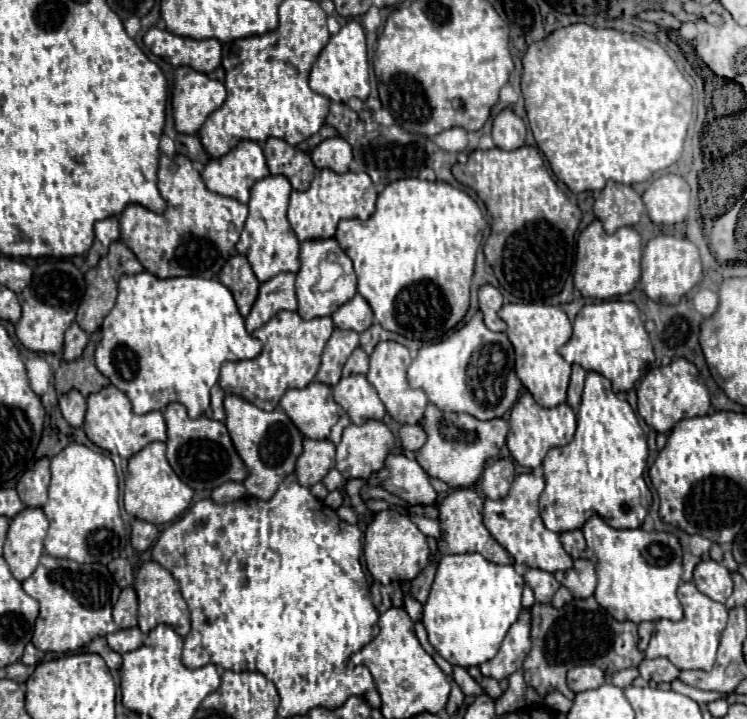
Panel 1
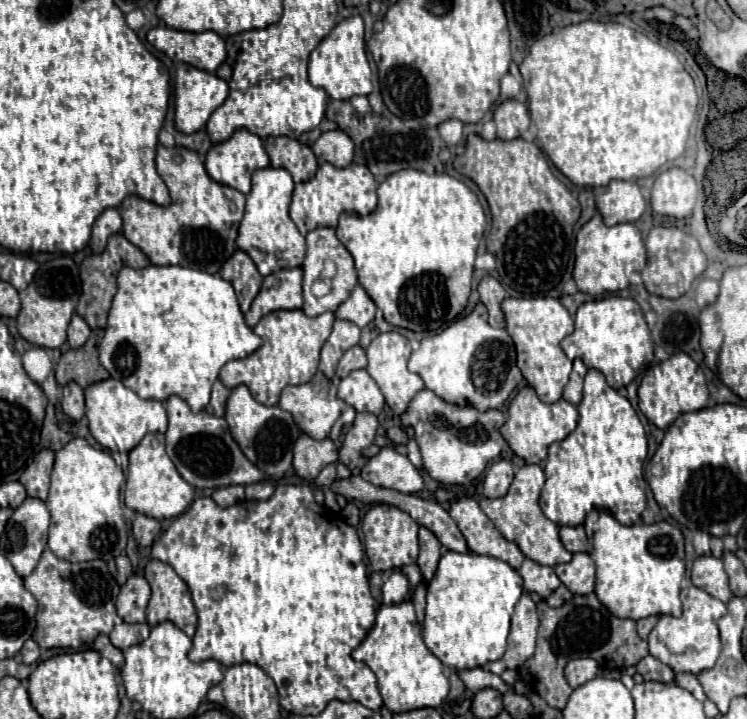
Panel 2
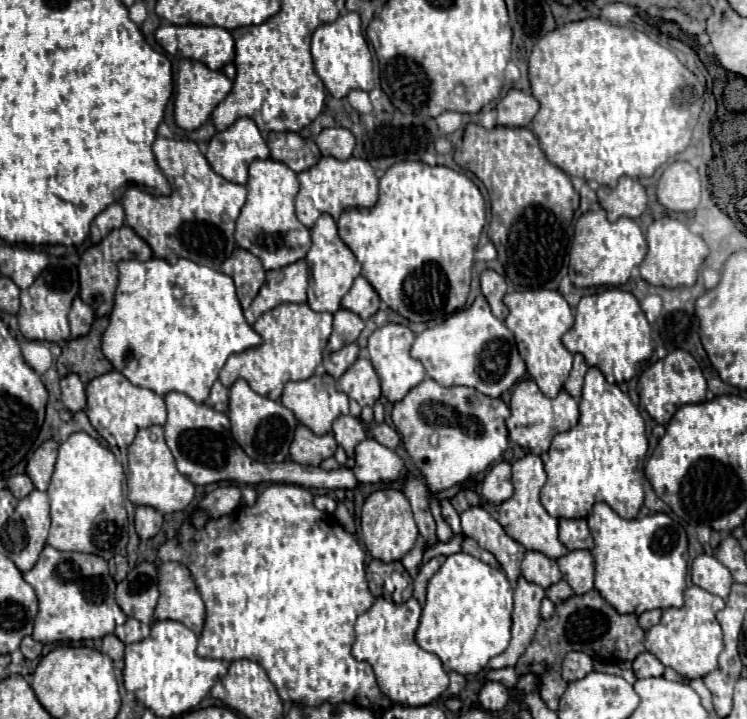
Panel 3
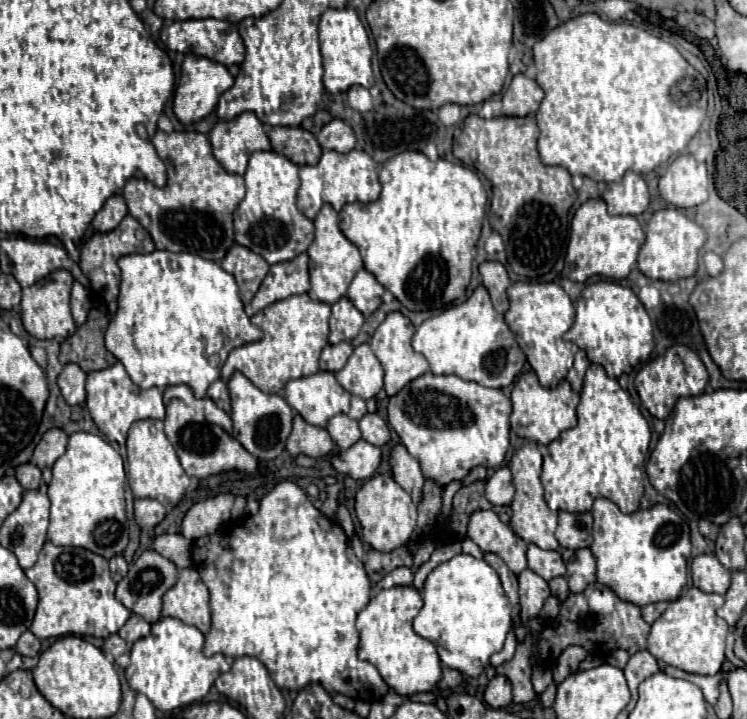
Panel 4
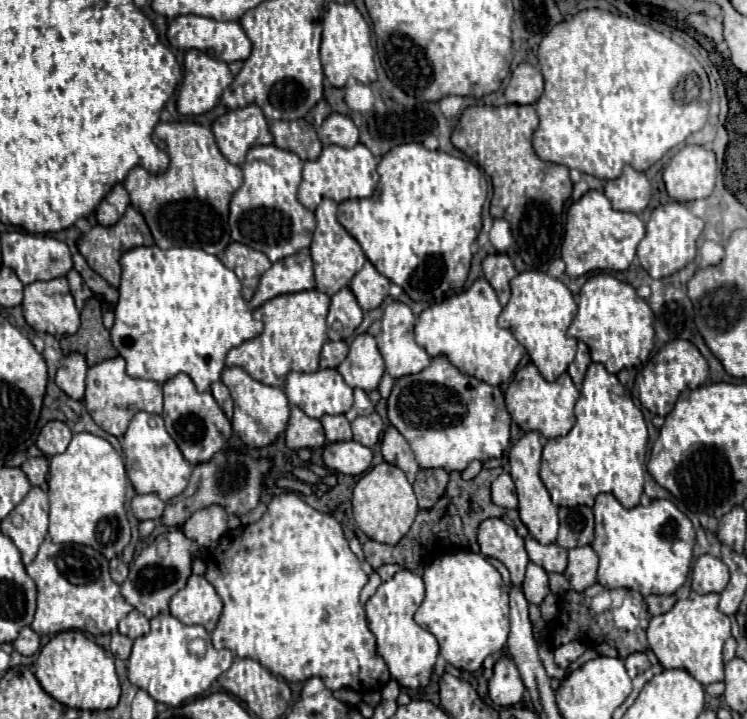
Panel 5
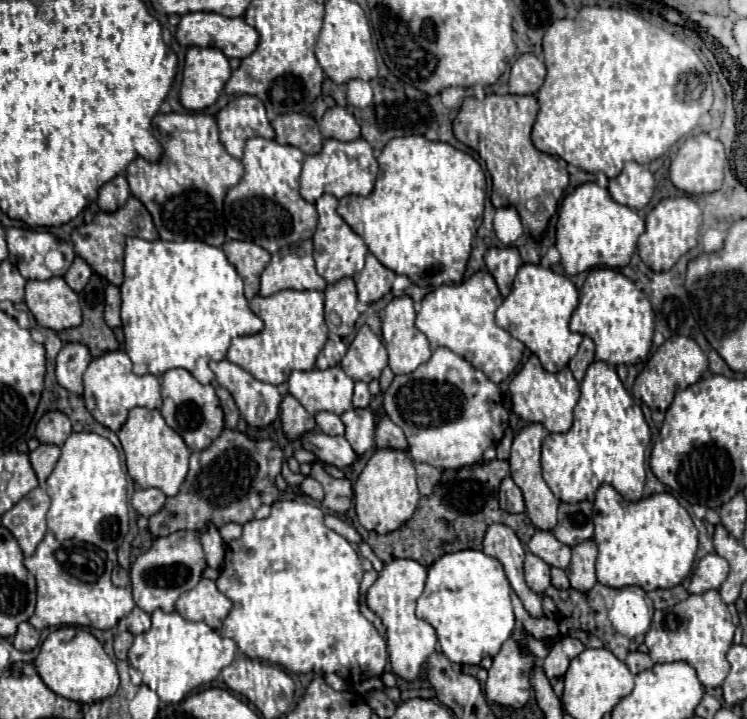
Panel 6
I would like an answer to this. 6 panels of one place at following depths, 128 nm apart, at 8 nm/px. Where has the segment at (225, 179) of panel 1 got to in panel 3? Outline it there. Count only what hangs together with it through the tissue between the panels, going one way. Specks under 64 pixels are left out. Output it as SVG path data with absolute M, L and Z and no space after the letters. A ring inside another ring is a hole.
M240 118L226 130L216 132L206 150L206 158L208 158L210 166L214 168L214 172L224 176L230 182L236 182L236 184L246 184L248 166L254 158L268 158L268 156L270 156L270 150L252 118Z

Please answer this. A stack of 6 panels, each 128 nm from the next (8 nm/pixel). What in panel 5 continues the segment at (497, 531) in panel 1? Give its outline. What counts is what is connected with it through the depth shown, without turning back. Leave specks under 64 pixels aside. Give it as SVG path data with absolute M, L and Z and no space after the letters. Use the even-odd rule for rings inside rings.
M528 432L524 434L510 450L508 454L508 464L510 464L510 476L516 482L516 492L518 492L518 512L522 522L528 526L530 536L540 540L542 544L552 544L558 534L558 506L552 504L550 494L546 486L540 480L540 456L542 456L542 434L540 432Z

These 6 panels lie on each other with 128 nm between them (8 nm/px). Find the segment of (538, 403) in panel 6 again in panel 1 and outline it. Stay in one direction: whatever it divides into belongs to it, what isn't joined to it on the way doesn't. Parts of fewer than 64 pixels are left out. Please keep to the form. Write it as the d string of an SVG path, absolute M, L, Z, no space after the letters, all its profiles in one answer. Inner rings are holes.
M526 392L518 398L518 402L512 408L510 432L506 436L506 444L508 444L508 450L510 450L512 458L518 464L522 464L526 468L538 468L542 464L546 452L550 448L568 444L572 440L574 432L576 432L576 414L566 402L558 404L556 408L542 408L534 402L532 394Z

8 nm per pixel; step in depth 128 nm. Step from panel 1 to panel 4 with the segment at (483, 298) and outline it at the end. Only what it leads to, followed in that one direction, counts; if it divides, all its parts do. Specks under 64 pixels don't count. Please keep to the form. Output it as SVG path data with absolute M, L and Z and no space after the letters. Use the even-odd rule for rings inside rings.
M482 262L480 264L480 274L484 278L484 286L488 288L488 292L492 296L494 308L504 314L508 310L506 288L510 286L510 278L508 278L506 268L500 262Z

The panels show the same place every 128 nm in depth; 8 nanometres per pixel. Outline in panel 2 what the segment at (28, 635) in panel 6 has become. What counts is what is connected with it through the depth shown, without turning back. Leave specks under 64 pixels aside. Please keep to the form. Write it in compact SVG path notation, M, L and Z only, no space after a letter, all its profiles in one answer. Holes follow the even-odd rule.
M26 640L20 652L22 652L22 662L24 664L36 664L38 658L40 658L40 650L38 650L38 644L34 640Z

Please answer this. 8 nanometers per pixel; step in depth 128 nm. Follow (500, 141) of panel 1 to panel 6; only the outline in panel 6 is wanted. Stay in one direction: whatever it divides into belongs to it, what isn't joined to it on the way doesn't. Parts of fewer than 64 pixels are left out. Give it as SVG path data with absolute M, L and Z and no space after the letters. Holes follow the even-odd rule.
M522 54L510 72L510 94L536 94L544 82L546 66L534 54Z

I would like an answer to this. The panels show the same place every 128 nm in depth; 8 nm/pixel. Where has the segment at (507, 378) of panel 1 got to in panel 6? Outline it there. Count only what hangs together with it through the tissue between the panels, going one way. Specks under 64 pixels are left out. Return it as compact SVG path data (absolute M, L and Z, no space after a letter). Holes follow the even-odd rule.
M478 270L460 284L442 284L438 290L428 292L416 318L416 326L426 334L430 348L450 348L458 356L468 356L492 382L506 380L520 364L524 344L514 340L506 330L496 326L494 312L502 304L498 286L488 270Z

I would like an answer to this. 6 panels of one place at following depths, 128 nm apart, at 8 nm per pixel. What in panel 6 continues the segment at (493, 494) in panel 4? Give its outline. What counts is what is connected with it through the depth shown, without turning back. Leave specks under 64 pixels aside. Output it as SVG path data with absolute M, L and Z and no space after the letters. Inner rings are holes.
M506 476L502 480L500 486L500 508L510 512L510 514L520 514L524 512L524 498L522 498L522 490L514 484L514 480L510 476Z

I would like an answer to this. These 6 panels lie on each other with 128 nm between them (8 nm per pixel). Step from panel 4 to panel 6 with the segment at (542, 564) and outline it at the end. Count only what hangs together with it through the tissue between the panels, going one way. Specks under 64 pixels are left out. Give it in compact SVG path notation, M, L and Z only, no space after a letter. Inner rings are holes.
M536 530L536 534L528 542L528 548L550 566L566 568L570 564L570 546L556 540L556 536L548 530Z

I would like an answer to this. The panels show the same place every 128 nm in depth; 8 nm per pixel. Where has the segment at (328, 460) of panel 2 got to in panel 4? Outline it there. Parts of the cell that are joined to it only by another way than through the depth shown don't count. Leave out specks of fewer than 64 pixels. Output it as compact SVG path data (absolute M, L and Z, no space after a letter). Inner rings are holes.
M296 414L292 434L286 442L286 450L292 456L306 454L306 456L312 456L312 458L320 458L320 456L326 456L334 450L334 442L328 436L326 428L312 426L300 414Z

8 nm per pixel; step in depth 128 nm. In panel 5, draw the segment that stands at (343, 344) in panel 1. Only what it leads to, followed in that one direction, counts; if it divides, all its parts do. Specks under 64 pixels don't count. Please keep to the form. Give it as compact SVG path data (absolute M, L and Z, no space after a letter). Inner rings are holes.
M344 286L330 300L328 310L328 338L330 340L346 340L354 334L354 330L362 322L362 308L356 302L352 290Z

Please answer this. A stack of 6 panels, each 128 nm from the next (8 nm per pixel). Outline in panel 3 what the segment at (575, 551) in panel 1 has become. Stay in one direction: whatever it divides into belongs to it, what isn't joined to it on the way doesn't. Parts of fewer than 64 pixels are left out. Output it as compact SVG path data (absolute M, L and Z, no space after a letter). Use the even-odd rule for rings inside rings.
M560 518L560 542L568 548L568 550L590 550L594 546L592 534L588 530L588 524L584 518Z

